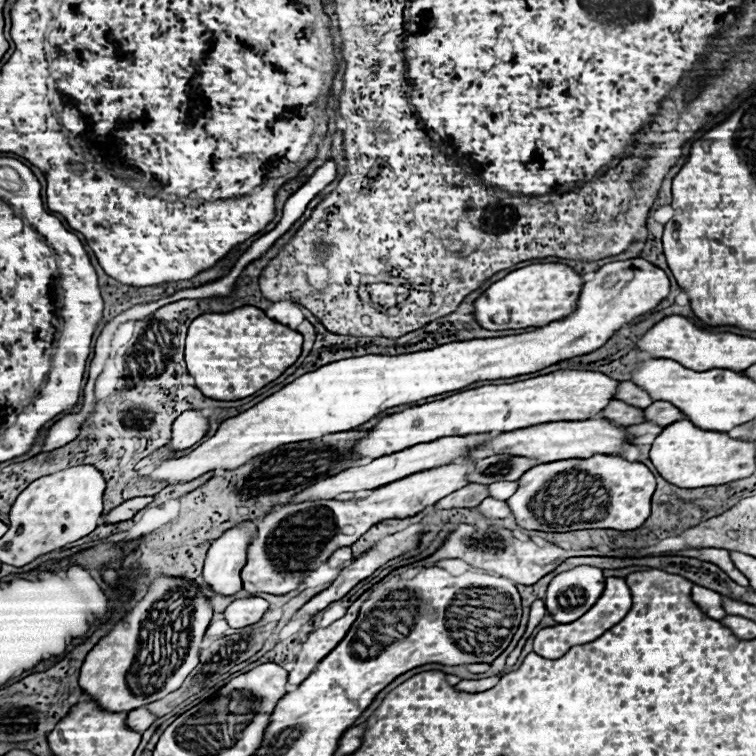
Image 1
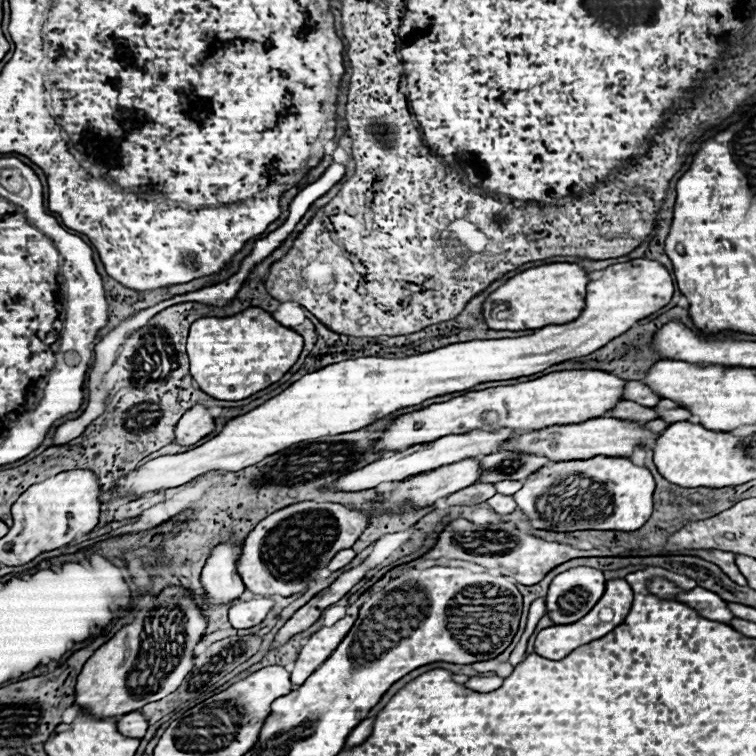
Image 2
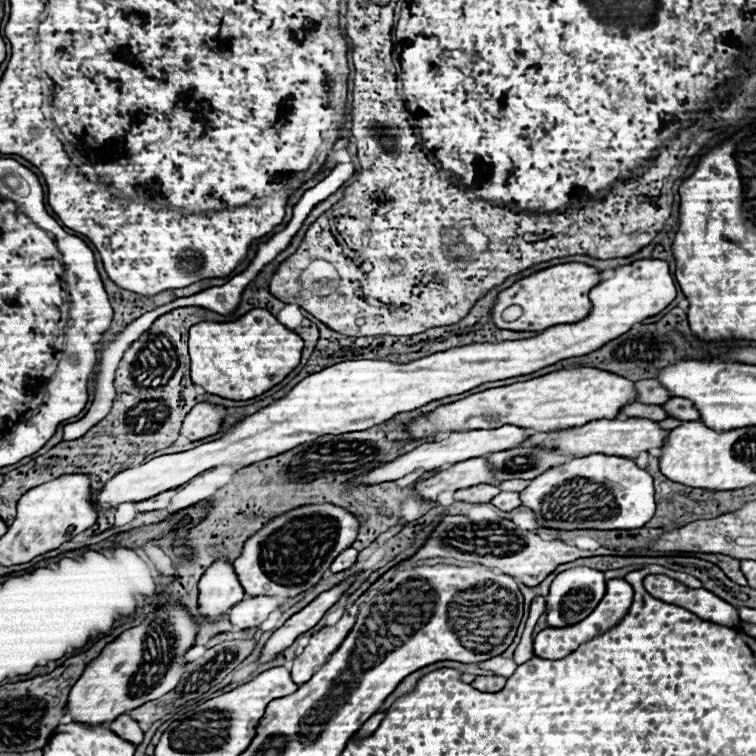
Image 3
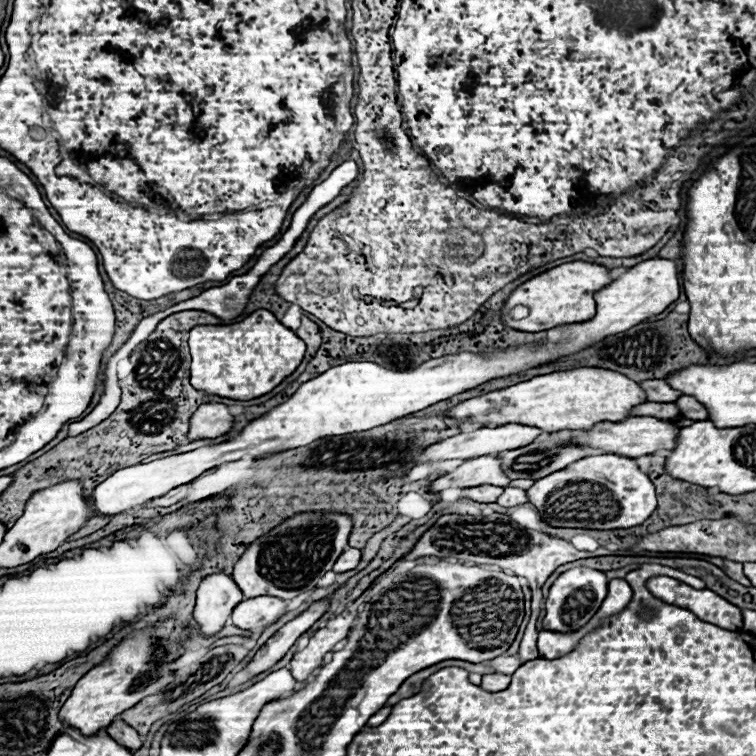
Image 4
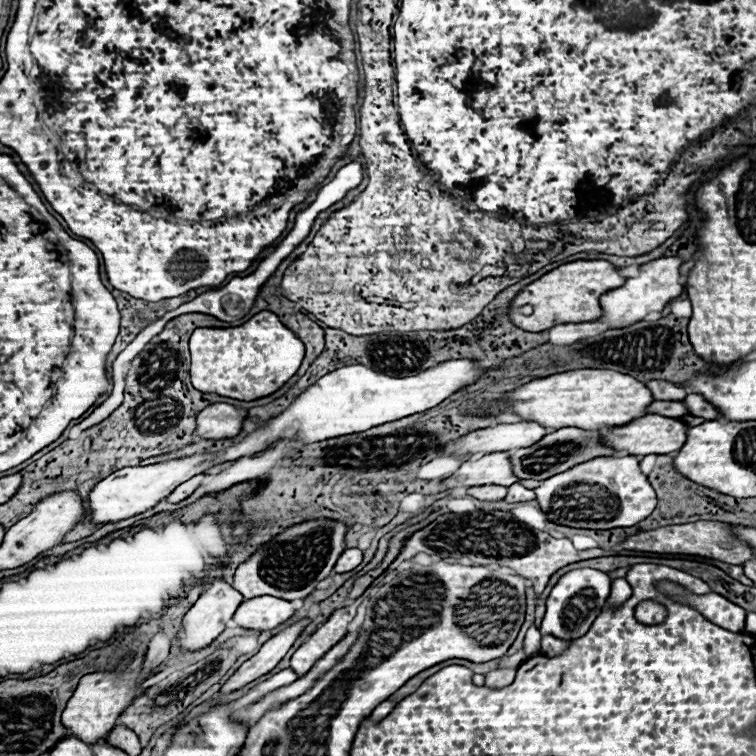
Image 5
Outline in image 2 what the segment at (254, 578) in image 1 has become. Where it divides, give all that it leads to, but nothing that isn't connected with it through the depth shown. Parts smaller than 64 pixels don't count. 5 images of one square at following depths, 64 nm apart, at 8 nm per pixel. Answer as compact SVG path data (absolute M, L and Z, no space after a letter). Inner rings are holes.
M466 458L466 460L460 460L460 462L456 462L456 464L448 464L448 466L444 466L444 468L436 468L436 470L432 470L432 472L422 472L422 474L418 474L418 476L412 476L410 480L404 480L404 482L400 482L388 496L386 496L386 500L380 500L380 506L382 508L386 508L386 510L398 510L398 508L402 508L402 504L406 504L406 502L410 502L410 504L414 504L414 506L430 506L430 504L434 504L438 498L442 498L442 496L448 496L448 494L452 494L452 492L456 492L456 490L462 490L464 486L472 486L472 482L478 482L480 480L480 474L482 474L484 470L482 470L482 466L480 466L480 460L476 460L476 458ZM300 502L300 504L286 506L284 510L278 510L278 512L270 514L268 518L264 518L264 522L260 522L250 532L250 536L244 540L242 554L236 562L238 574L240 574L246 590L250 590L252 594L292 596L296 592L306 590L308 582L314 580L316 574L324 566L330 564L330 560L334 558L336 552L340 552L344 548L352 548L352 544L358 540L360 532L364 532L366 526L368 526L368 514L358 512L358 510L350 510L342 504L334 504L334 502Z

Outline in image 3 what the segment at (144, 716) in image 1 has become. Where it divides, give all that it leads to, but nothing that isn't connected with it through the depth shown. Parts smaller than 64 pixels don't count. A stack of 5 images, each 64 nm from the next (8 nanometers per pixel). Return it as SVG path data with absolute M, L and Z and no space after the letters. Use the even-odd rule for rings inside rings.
M124 714L124 716L118 716L114 722L110 722L108 728L110 728L114 734L118 734L120 738L124 738L126 742L128 742L128 740L134 742L134 746L138 746L138 744L142 742L142 736L144 736L144 732L142 732L140 726L136 724L136 720L128 718L126 714Z

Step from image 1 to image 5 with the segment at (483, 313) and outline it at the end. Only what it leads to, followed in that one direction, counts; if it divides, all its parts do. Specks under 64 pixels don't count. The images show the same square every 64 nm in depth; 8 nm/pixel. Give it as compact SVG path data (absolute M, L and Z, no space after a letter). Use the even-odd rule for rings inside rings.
M576 260L562 264L548 274L540 276L538 280L530 282L518 298L512 302L512 310L516 314L510 314L512 322L528 332L542 332L548 330L556 324L580 324L580 322L592 322L600 318L602 306L600 306L600 296L606 294L608 290L614 290L622 286L626 278L620 274L620 268L606 262L606 260ZM530 304L534 310L530 316L522 316L518 310L522 306Z

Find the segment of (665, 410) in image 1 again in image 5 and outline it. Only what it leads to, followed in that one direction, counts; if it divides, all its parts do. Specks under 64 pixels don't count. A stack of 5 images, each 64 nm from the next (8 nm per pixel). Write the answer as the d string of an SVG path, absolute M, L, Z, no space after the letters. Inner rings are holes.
M688 394L688 398L684 398L684 404L690 408L692 416L702 416L706 420L718 420L720 418L720 410L700 394Z

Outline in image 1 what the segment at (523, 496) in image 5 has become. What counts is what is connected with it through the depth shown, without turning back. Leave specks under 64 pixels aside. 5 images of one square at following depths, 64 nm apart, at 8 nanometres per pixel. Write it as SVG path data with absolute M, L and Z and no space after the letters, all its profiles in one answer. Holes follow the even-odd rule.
M486 498L478 510L488 516L488 518L508 518L512 512L508 508L508 504L504 500L496 500L496 498Z

